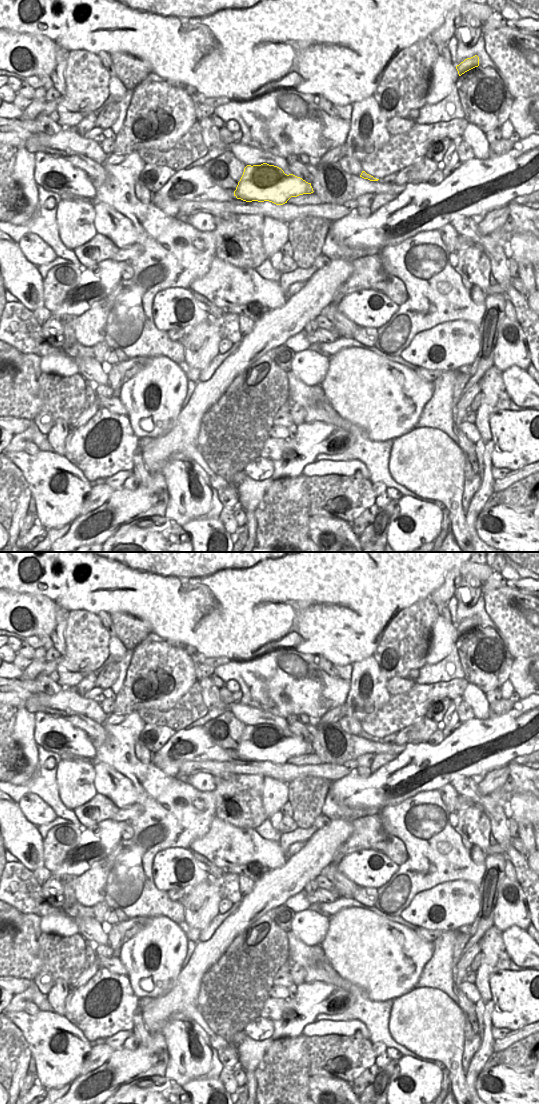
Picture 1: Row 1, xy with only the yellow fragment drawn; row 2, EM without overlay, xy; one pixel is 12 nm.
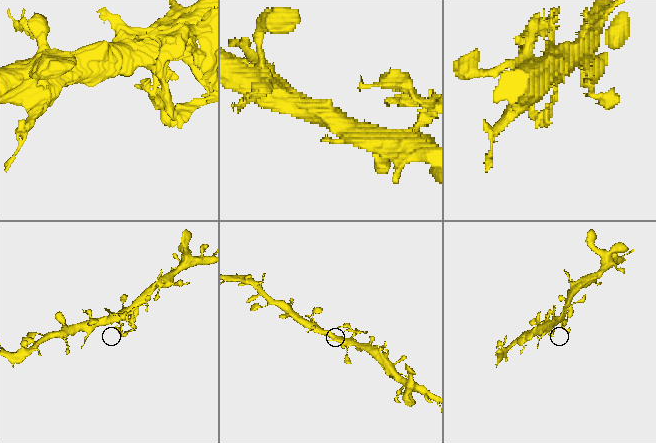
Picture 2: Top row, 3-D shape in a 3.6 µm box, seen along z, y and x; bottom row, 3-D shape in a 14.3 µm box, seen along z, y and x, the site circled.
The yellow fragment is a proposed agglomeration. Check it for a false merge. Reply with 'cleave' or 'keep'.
cleave

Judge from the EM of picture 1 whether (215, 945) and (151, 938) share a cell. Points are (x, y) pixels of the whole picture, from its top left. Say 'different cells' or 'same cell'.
different cells

